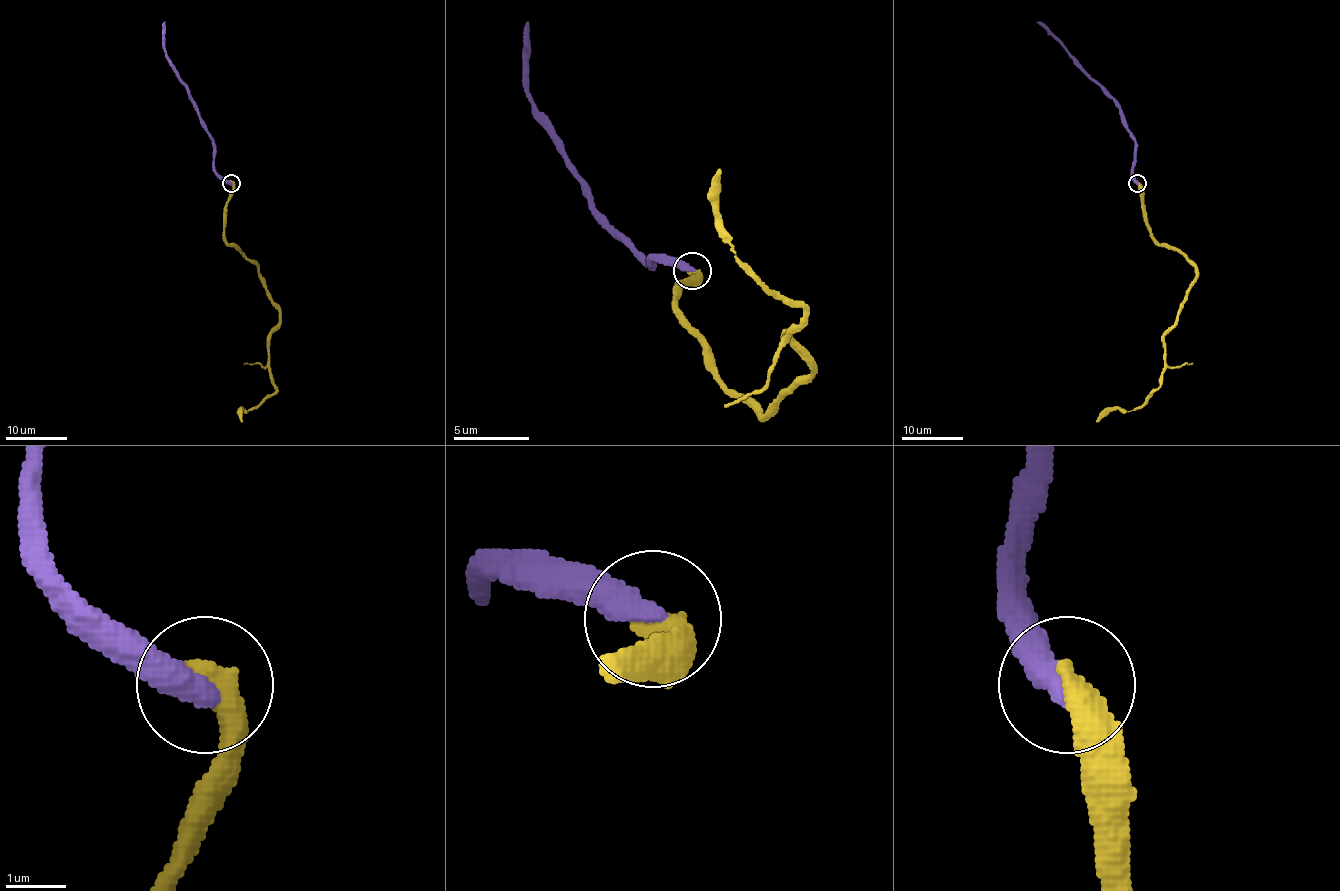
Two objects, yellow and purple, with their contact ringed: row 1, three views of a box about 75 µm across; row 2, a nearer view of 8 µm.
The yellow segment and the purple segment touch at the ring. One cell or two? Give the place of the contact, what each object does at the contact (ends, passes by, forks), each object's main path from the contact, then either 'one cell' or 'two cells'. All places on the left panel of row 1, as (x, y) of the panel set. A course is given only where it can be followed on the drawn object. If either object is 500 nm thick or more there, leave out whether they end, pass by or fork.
place (231, 183); course yellow (230, 182), (224, 240), (258, 268), (279, 312), (268, 336), (276, 388), (242, 408), (242, 422); course purple (230, 182), (215, 170), (213, 138), (166, 54), (165, 22); one cell

